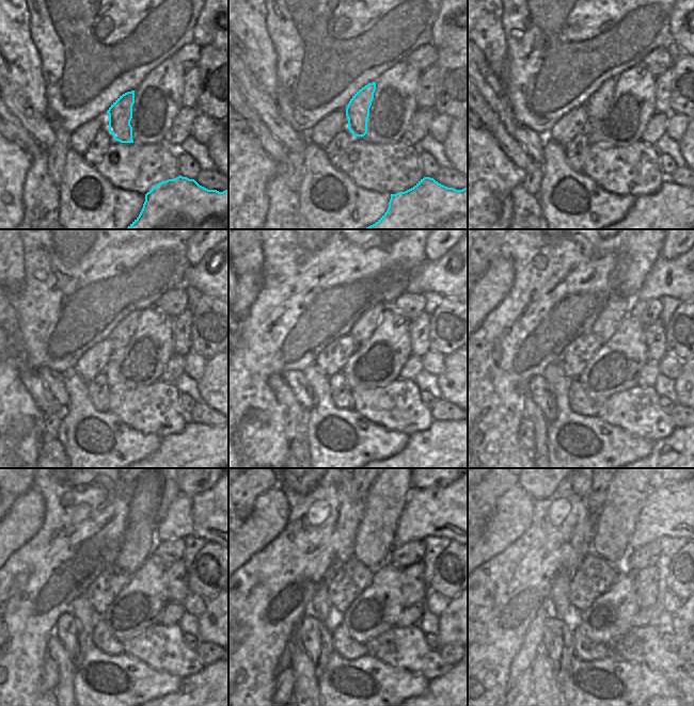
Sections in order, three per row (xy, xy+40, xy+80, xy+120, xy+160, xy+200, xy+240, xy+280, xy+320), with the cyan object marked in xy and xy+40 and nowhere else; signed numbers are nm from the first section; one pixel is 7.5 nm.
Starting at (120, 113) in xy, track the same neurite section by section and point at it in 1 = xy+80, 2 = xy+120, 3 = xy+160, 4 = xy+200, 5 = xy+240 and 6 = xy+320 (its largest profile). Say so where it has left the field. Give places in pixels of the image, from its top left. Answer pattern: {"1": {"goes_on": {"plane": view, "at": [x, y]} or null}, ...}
{"1": {"goes_on": {"plane": "xy+80", "at": [597, 106]}}, "2": {"goes_on": {"plane": "xy+120", "at": [120, 337]}}, "3": {"goes_on": {"plane": "xy+160", "at": [364, 327]}}, "4": {"goes_on": {"plane": "xy+200", "at": [617, 308]}}, "5": {"goes_on": {"plane": "xy+240", "at": [139, 541]}}, "6": {"goes_on": {"plane": "xy+320", "at": [627, 493]}}}

